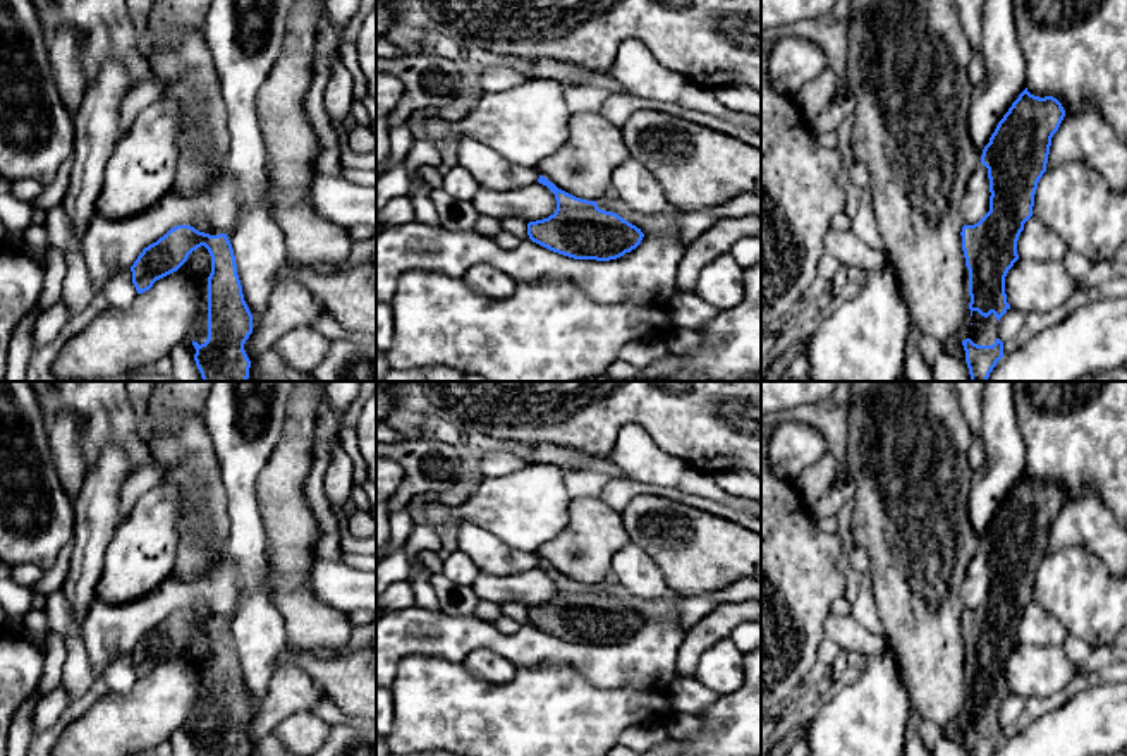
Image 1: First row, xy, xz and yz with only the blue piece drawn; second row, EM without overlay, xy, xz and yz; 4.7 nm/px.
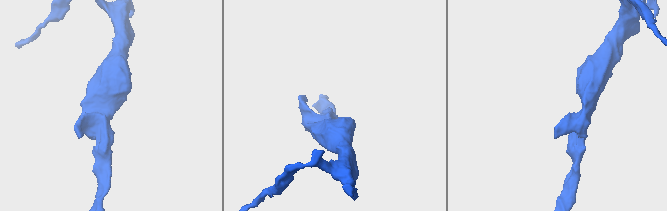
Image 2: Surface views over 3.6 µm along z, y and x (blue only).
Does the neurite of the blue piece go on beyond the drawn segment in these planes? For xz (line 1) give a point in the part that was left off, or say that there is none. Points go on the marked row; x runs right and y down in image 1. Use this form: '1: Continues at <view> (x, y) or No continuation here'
1: No continuation here

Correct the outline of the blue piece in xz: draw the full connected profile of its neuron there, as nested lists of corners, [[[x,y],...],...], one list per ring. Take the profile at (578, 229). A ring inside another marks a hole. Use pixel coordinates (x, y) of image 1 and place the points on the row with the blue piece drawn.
[[[543,175],[538,182],[555,194],[557,210],[548,218],[527,223],[533,242],[574,259],[596,261],[617,259],[641,244],[641,229],[617,213],[558,189]]]

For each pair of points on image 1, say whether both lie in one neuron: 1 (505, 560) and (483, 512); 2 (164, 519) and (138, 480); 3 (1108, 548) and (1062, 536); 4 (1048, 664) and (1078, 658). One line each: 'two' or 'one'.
1: two
2: two
3: one
4: two

